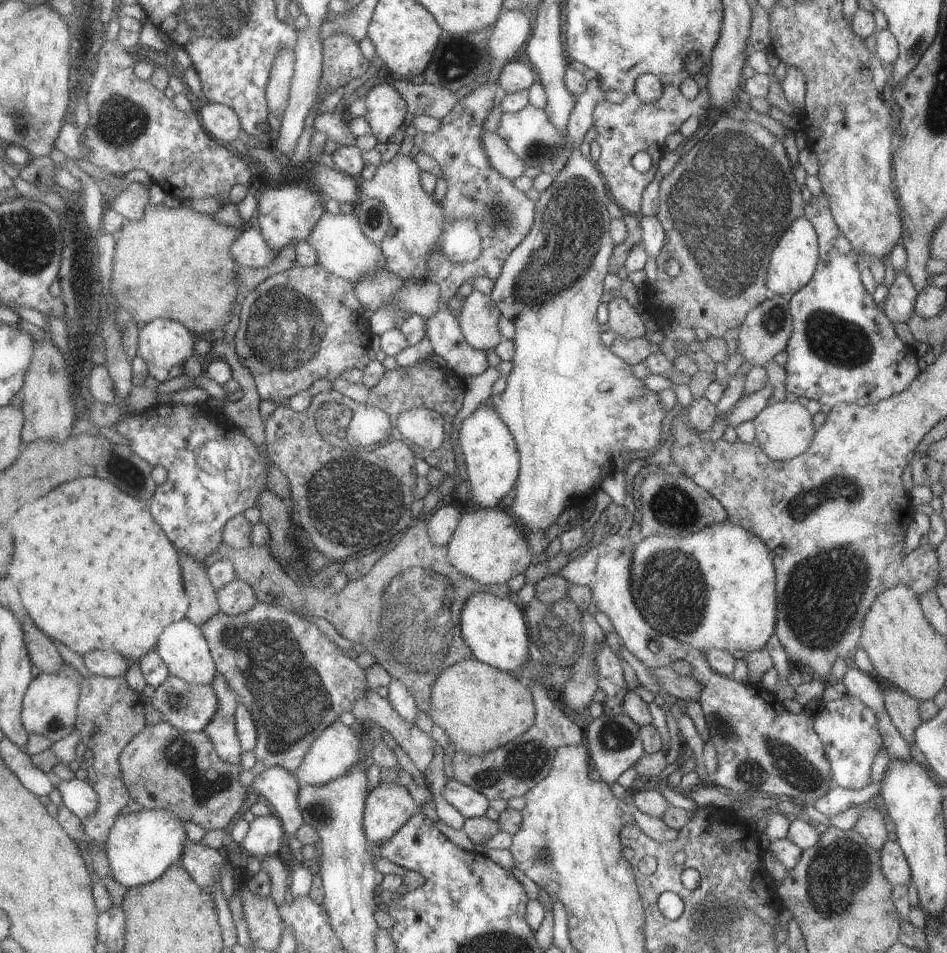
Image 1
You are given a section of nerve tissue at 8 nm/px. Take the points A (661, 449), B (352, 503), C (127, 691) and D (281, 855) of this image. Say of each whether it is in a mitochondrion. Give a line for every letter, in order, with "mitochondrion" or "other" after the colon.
A: other
B: mitochondrion
C: other
D: other

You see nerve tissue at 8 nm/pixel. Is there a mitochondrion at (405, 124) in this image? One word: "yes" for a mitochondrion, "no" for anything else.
no

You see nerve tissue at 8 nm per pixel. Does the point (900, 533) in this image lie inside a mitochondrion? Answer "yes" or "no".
no

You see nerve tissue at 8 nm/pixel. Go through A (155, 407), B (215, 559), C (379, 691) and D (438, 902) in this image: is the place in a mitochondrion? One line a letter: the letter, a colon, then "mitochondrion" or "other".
A: other
B: other
C: other
D: other

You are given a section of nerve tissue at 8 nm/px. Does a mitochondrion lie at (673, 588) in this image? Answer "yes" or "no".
yes

